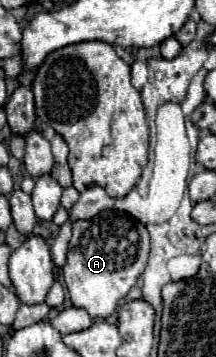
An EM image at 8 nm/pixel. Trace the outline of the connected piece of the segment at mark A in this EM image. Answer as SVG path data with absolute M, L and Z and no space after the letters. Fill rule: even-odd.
M104 210L96 214L90 222L78 220L72 230L70 248L62 274L72 304L76 308L88 310L92 318L108 318L118 308L120 300L128 294L128 290L136 284L138 276L144 272L148 264L150 256L148 230L136 220L126 220L122 214L126 212ZM118 216L124 220L124 224L120 226L118 222L114 222L114 218Z

